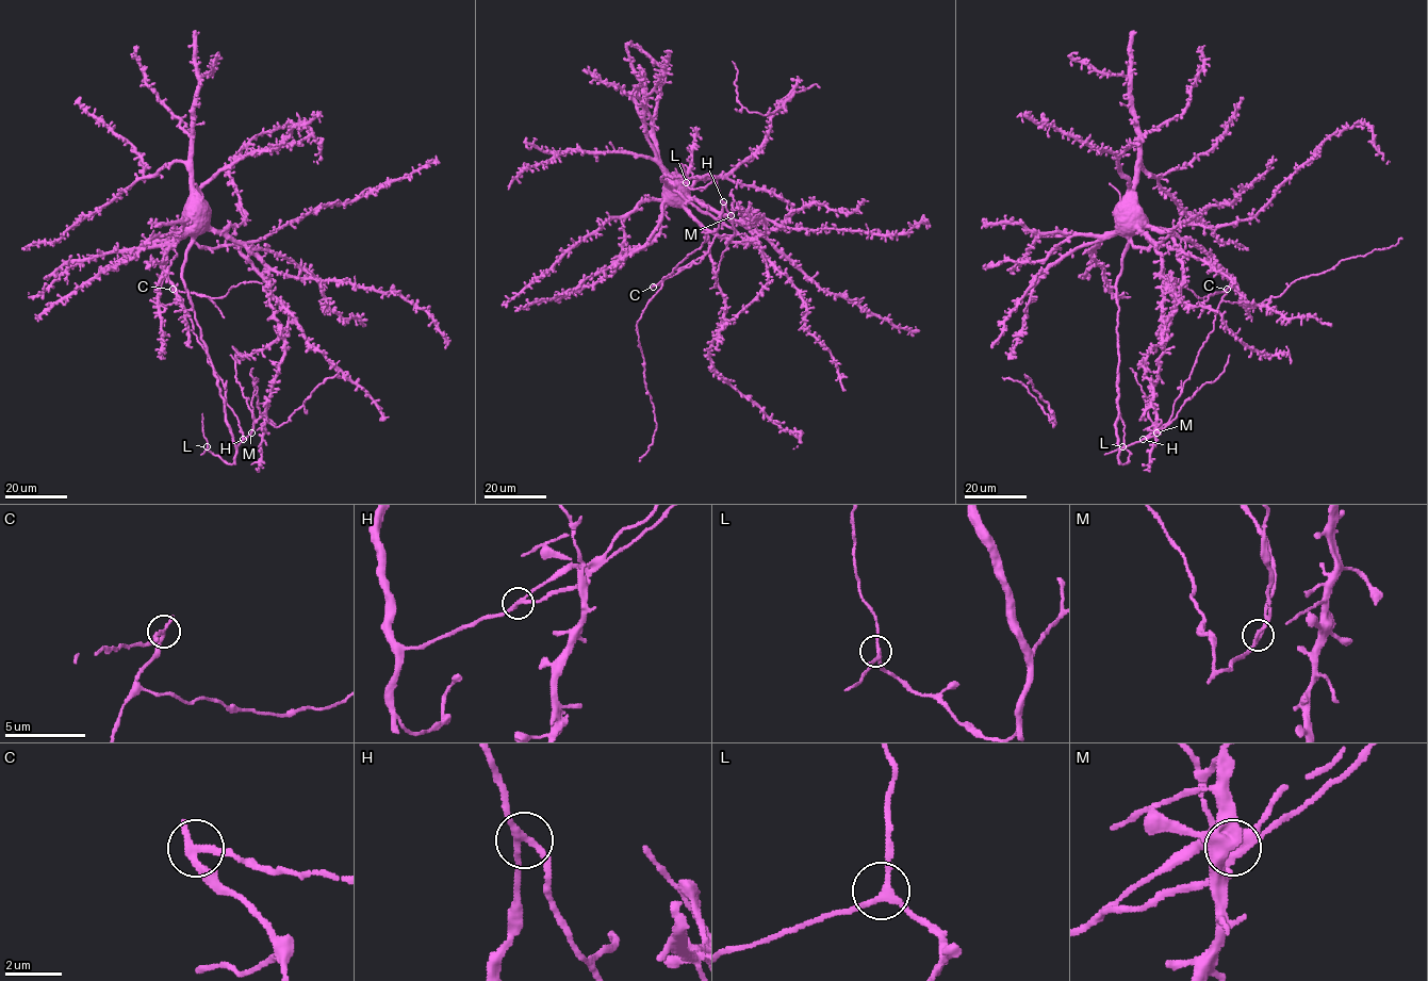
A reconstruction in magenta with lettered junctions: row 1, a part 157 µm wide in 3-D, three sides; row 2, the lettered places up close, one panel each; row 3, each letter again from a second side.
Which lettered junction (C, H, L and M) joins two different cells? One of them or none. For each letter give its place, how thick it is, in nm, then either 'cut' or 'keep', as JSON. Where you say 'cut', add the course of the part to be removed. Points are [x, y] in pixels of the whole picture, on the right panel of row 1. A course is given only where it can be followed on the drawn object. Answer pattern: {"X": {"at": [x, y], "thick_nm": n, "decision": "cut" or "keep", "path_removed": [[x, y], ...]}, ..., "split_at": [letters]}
{"C": {"at": [1227, 289], "thick_nm": 200, "decision": "cut", "path_removed": [[1227, 289], [1198, 297], [1191, 290], [1176, 285], [1176, 281], [1174, 283]]}, "H": {"at": [1143, 439], "thick_nm": 200, "decision": "keep"}, "L": {"at": [1122, 446], "thick_nm": 200, "decision": "keep"}, "M": {"at": [1156, 432], "thick_nm": 190, "decision": "keep"}, "split_at": ["C"]}

